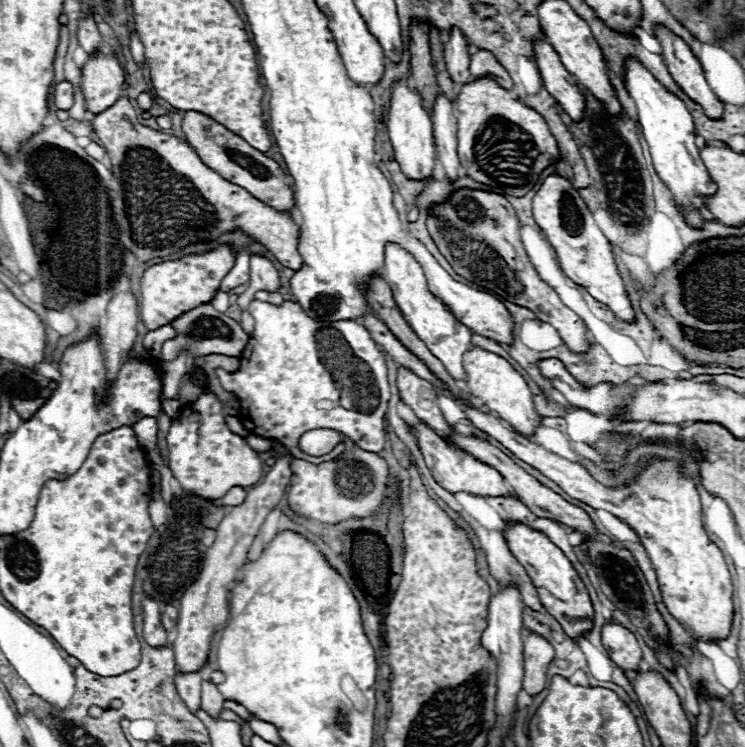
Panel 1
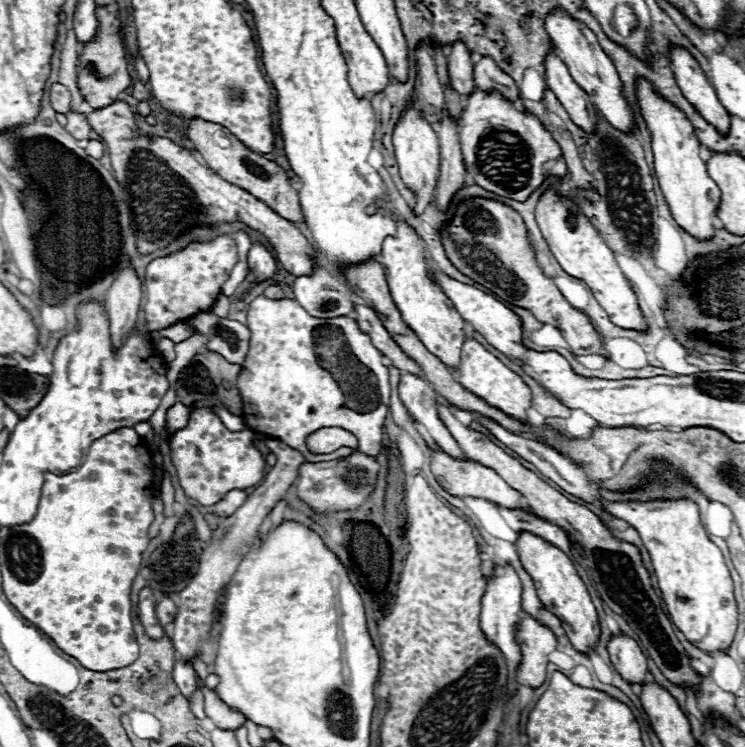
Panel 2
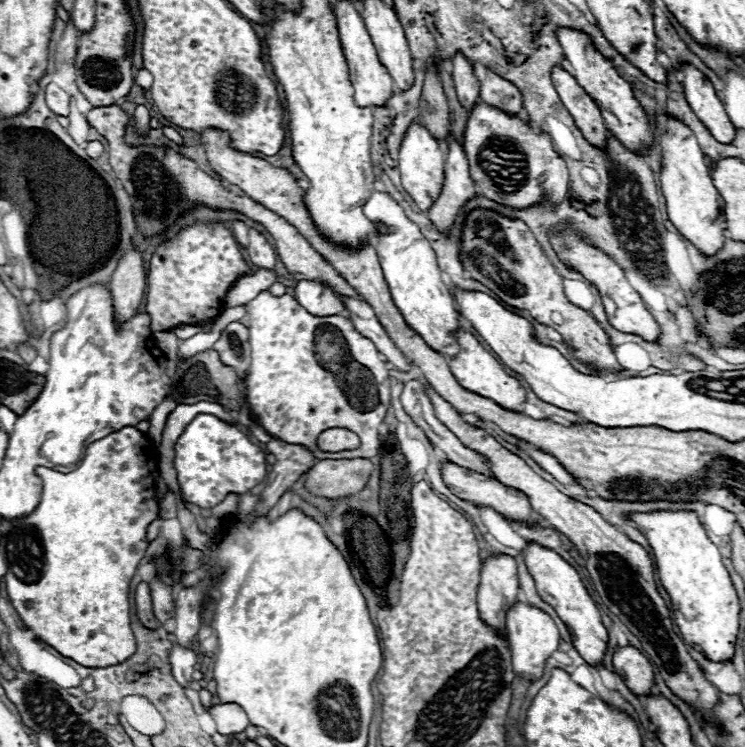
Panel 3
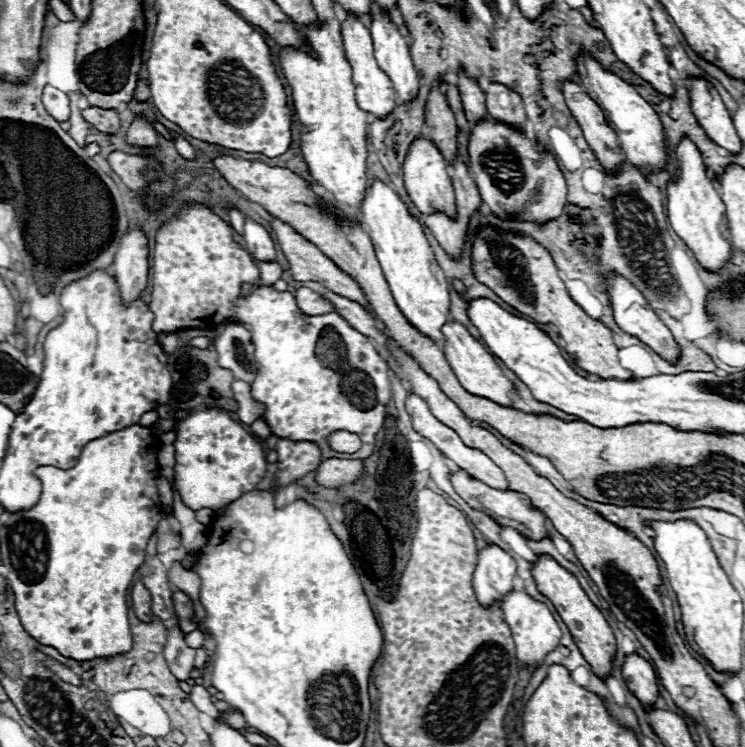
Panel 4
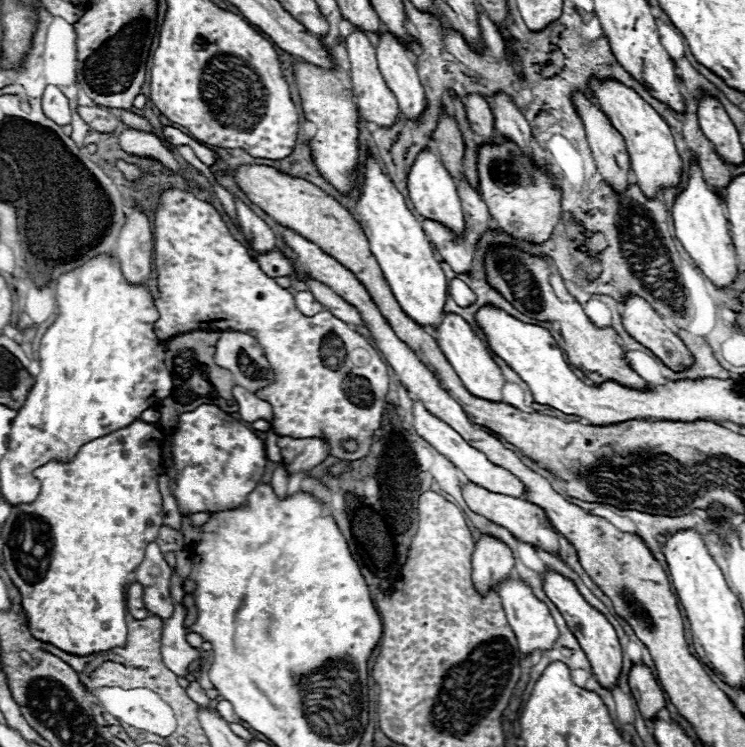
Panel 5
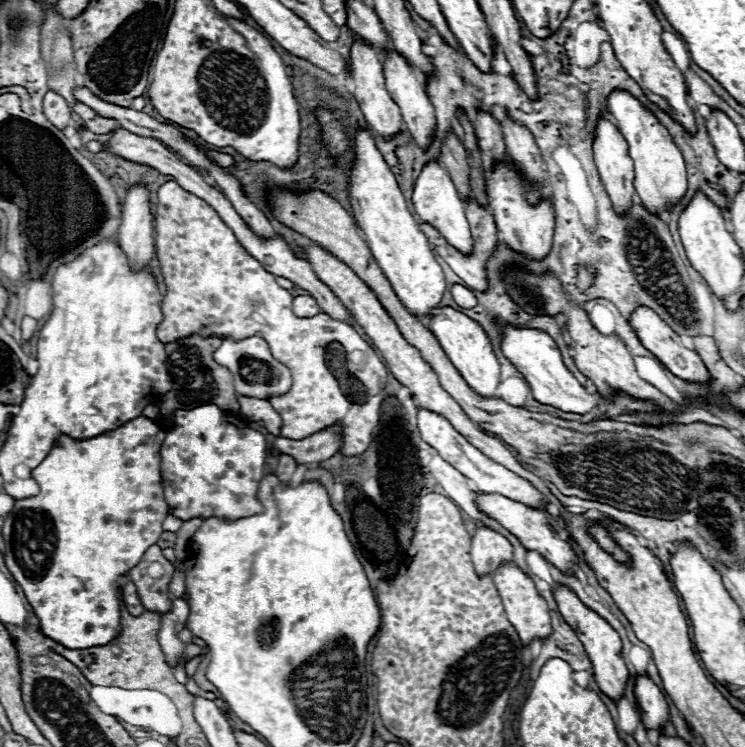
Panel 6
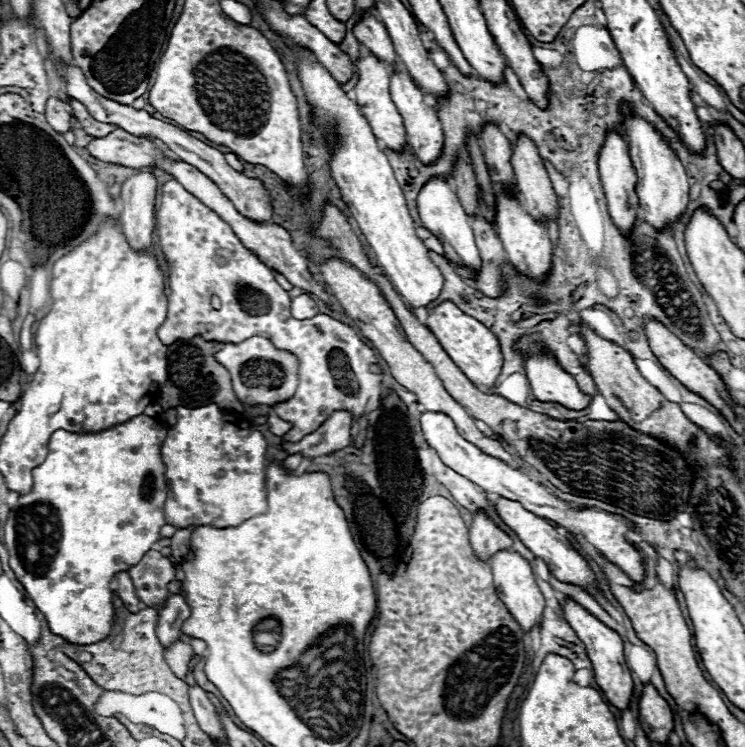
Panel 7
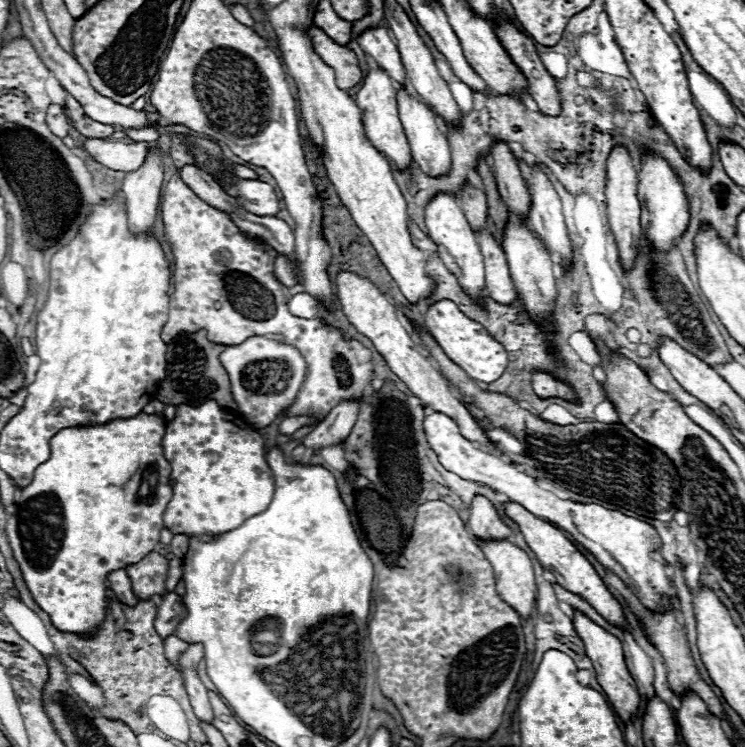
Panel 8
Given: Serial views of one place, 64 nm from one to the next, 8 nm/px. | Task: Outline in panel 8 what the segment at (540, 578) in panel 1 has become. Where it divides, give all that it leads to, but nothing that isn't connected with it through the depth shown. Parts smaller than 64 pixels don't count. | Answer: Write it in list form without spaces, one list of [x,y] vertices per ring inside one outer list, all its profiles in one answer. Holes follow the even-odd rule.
[[[574,610],[574,614],[572,614],[572,622],[574,622],[574,630],[578,630],[578,636],[582,638],[584,646],[586,646],[586,656],[594,664],[596,680],[602,686],[602,690],[606,694],[606,700],[610,702],[610,706],[614,708],[614,712],[620,716],[622,722],[632,720],[634,714],[638,712],[638,706],[640,706],[640,694],[638,694],[634,678],[630,676],[630,672],[626,668],[626,660],[624,660],[624,652],[622,652],[622,642],[614,634],[606,632],[602,626],[592,622],[588,616],[584,616],[578,610]]]

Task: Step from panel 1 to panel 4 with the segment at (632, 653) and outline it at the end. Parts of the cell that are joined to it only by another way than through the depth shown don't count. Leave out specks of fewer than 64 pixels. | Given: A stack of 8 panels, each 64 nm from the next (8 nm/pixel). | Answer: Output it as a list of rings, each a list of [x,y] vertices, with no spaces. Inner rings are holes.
[[[628,654],[622,664],[622,678],[628,686],[628,690],[642,702],[642,704],[654,704],[658,698],[658,678],[652,668],[652,664],[638,656]]]

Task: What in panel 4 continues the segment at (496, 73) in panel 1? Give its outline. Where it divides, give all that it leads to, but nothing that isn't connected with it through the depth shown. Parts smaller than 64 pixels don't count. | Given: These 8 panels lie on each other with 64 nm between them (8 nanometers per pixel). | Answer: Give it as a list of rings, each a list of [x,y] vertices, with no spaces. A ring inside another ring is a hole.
[[[490,82],[484,96],[486,96],[486,108],[492,118],[524,128],[524,120],[526,120],[524,102],[514,90],[498,82]]]

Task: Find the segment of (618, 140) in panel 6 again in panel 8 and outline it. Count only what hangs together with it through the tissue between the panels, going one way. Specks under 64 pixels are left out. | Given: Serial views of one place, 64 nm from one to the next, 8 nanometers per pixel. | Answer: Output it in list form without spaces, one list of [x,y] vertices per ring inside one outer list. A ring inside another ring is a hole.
[[[616,144],[606,158],[606,206],[608,206],[608,226],[616,236],[618,250],[620,250],[620,260],[624,266],[632,266],[638,246],[640,246],[640,202],[638,202],[638,172],[634,168],[634,162],[626,148]]]

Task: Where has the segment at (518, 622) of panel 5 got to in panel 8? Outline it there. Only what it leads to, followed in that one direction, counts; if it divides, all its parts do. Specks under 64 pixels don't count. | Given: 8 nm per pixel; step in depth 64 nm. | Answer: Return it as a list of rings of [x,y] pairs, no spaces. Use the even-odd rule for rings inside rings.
[[[490,542],[480,544],[488,562],[494,568],[496,590],[500,598],[518,610],[522,620],[530,618],[534,602],[538,596],[532,562],[524,550],[510,542]]]

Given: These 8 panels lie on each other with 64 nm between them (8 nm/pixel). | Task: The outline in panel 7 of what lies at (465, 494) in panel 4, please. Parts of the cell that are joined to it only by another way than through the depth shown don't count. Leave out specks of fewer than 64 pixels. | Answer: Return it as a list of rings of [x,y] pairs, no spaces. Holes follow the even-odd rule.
[[[498,498],[498,500],[492,500],[490,504],[496,508],[496,514],[504,520],[504,524],[514,530],[514,534],[522,540],[522,544],[550,566],[552,574],[558,580],[572,582],[572,584],[578,584],[578,586],[594,586],[594,588],[598,588],[594,572],[588,568],[586,560],[574,550],[574,546],[570,544],[570,540],[566,540],[564,536],[560,536],[556,532],[556,528],[548,524],[546,518],[540,518],[540,516],[528,512],[520,502],[512,502],[508,498]]]

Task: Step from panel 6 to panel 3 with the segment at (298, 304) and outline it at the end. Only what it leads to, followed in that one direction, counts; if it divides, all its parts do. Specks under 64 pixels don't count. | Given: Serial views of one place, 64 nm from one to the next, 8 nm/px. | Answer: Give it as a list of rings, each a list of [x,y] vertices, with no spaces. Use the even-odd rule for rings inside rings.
[[[298,280],[294,286],[296,302],[314,316],[334,316],[346,310],[340,294],[318,280]]]

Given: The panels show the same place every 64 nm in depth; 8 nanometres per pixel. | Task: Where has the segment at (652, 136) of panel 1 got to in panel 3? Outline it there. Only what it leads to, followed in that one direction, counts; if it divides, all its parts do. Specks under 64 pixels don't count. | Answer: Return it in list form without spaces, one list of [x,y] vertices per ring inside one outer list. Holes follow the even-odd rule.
[[[654,114],[654,128],[658,132],[656,144],[662,154],[660,170],[660,190],[666,198],[668,218],[672,224],[704,254],[714,254],[724,244],[724,228],[714,224],[722,214],[722,196],[716,190],[710,168],[702,160],[702,150],[692,134],[692,130],[682,122],[666,114]]]

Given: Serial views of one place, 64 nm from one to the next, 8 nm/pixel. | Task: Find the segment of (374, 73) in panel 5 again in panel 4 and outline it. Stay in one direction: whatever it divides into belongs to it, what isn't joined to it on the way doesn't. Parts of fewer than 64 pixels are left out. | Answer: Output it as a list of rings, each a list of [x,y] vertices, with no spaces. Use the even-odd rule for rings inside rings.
[[[346,14],[344,22],[342,22],[342,44],[344,44],[344,54],[346,60],[352,68],[352,82],[356,88],[356,102],[364,112],[370,112],[372,116],[386,116],[388,112],[392,112],[394,104],[396,104],[396,94],[394,94],[394,86],[390,82],[390,78],[380,70],[376,58],[374,58],[374,46],[372,46],[372,38],[370,38],[370,30],[354,16],[354,14]]]

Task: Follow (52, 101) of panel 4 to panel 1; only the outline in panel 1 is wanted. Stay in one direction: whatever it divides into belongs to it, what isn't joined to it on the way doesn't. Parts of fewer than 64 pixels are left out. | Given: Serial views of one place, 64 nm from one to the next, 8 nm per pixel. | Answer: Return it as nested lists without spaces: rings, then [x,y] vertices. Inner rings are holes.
[[[60,82],[54,86],[54,106],[58,110],[68,110],[74,104],[74,86],[70,82]]]

